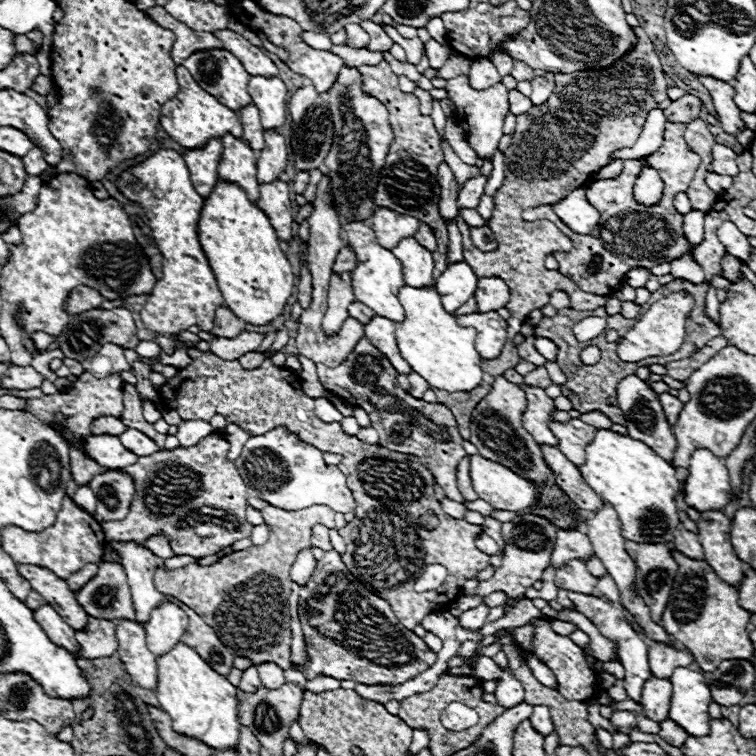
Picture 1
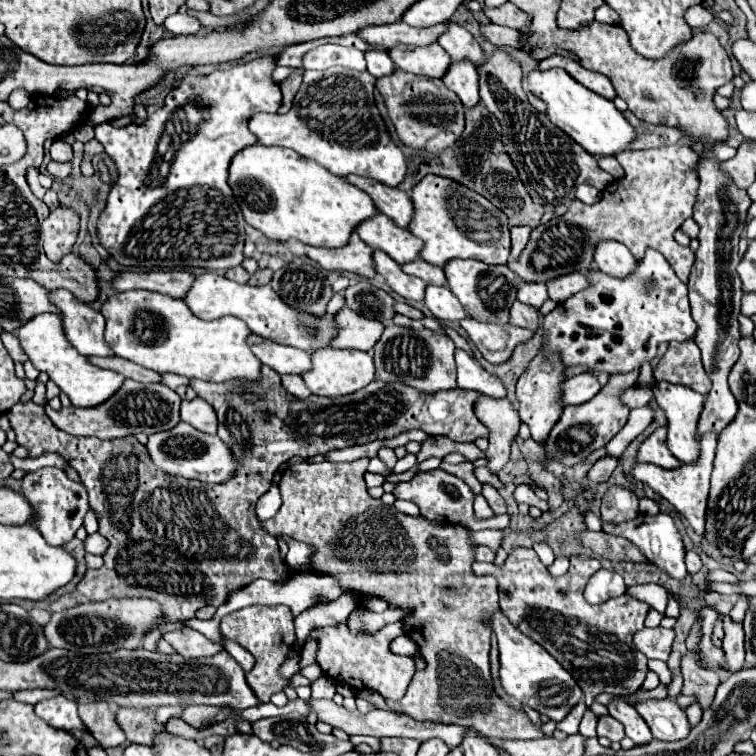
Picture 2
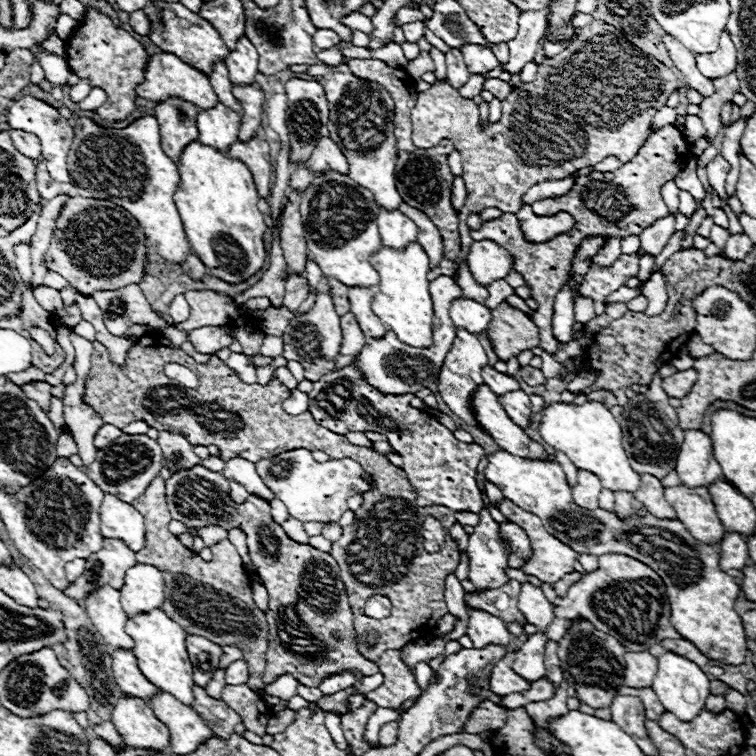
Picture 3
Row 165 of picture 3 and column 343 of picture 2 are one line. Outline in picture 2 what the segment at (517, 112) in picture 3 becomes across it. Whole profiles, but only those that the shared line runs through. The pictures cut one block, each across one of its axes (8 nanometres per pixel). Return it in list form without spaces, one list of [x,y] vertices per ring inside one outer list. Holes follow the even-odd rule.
[[[360,458],[360,460],[354,460],[354,462],[340,462],[340,464],[334,464],[334,462],[300,462],[300,464],[294,464],[294,466],[288,466],[282,474],[282,480],[278,484],[280,488],[280,494],[282,494],[282,508],[278,510],[278,514],[270,520],[264,522],[264,528],[268,528],[268,532],[272,535],[283,533],[290,534],[292,538],[300,540],[300,542],[306,542],[306,544],[312,544],[312,548],[316,550],[314,556],[312,556],[312,570],[320,576],[330,576],[334,580],[340,582],[342,586],[342,594],[350,594],[350,596],[356,596],[356,598],[382,598],[388,602],[390,608],[400,608],[404,612],[402,616],[402,628],[404,632],[418,644],[418,650],[420,650],[420,656],[424,658],[426,662],[426,668],[422,672],[416,672],[412,682],[408,684],[408,690],[404,694],[404,698],[400,698],[398,702],[386,702],[388,708],[392,712],[402,712],[414,720],[430,720],[430,722],[444,722],[444,724],[458,724],[458,726],[472,726],[476,728],[480,734],[484,734],[486,738],[502,738],[502,740],[534,740],[534,738],[542,738],[542,732],[540,728],[536,728],[528,716],[522,712],[522,710],[514,710],[512,706],[508,706],[506,702],[502,702],[494,690],[492,690],[492,680],[490,680],[490,668],[486,664],[488,660],[488,652],[490,652],[490,634],[492,634],[492,626],[488,622],[484,622],[484,614],[494,614],[496,610],[500,610],[498,606],[498,586],[496,586],[496,580],[490,578],[490,576],[474,576],[472,574],[472,562],[474,562],[474,552],[472,552],[472,542],[468,540],[468,530],[466,528],[458,528],[458,526],[438,526],[438,522],[430,522],[422,516],[408,516],[408,514],[402,514],[398,512],[394,506],[388,506],[384,504],[382,500],[374,500],[372,496],[368,496],[366,492],[366,484],[364,484],[364,472],[366,472],[366,466],[368,466],[368,458]]]

